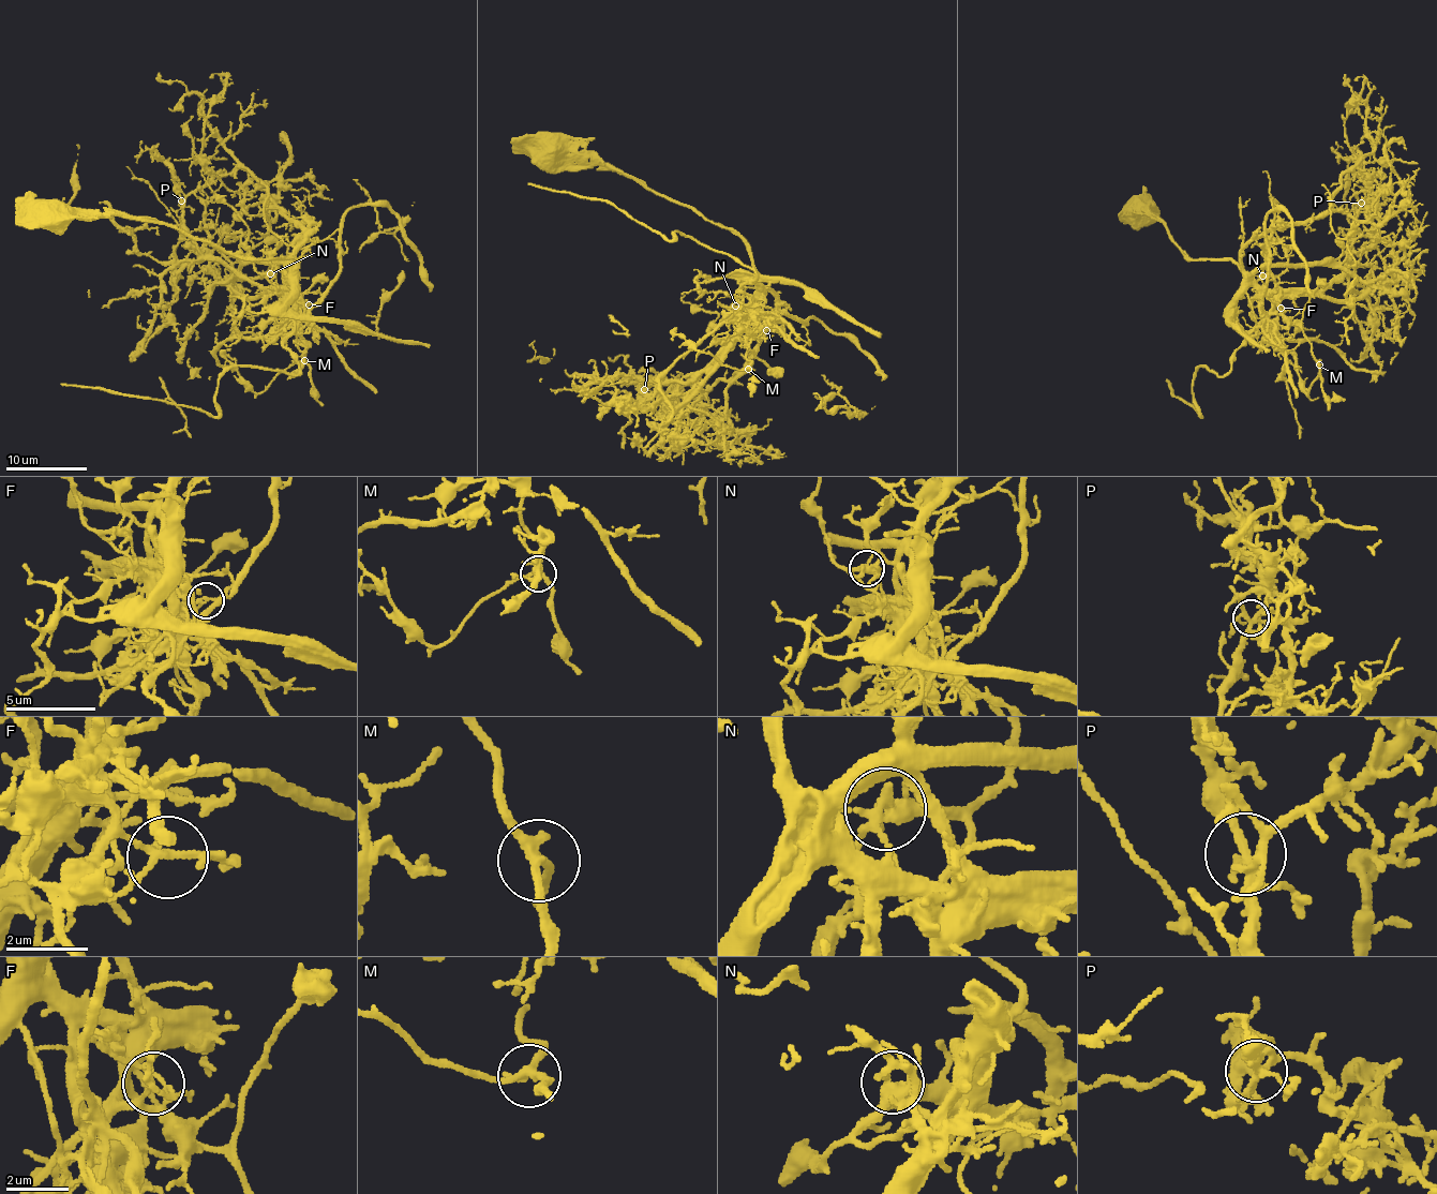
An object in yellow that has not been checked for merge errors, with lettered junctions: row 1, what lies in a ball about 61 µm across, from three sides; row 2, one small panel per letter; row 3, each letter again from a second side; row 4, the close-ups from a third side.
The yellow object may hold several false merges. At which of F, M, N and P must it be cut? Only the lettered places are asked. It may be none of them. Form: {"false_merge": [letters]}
{"false_merge": ["F", "N"]}

